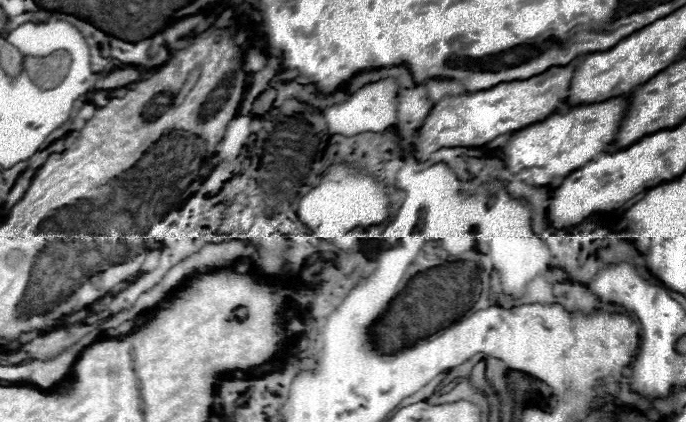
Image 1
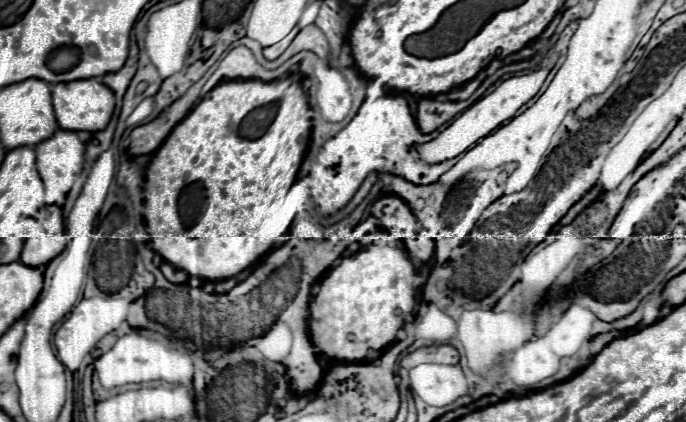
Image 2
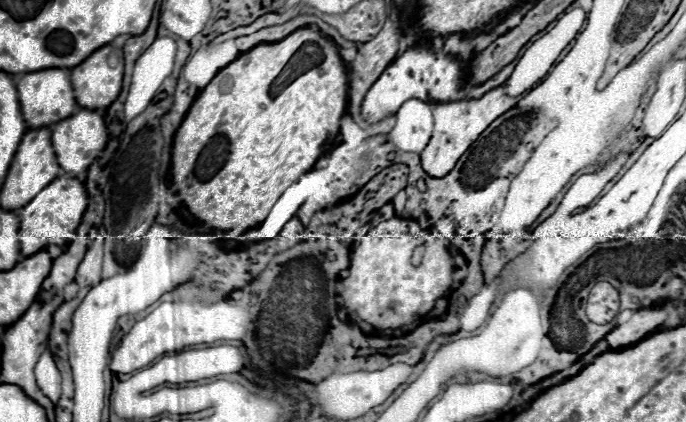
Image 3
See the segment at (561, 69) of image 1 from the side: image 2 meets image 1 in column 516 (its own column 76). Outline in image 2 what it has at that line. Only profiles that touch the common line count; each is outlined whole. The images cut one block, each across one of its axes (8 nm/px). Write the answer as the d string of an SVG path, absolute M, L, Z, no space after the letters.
M100 78L60 82L52 86L52 106L62 130L104 130L114 112L114 92Z

